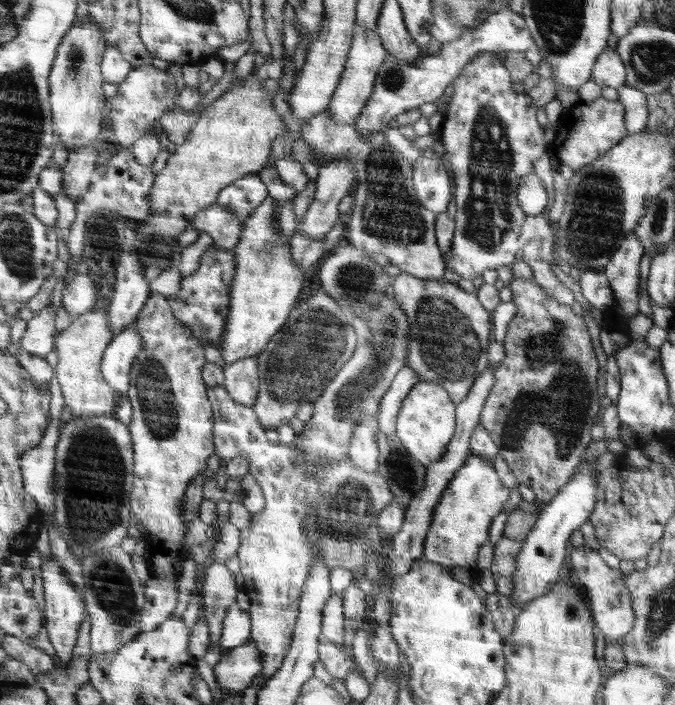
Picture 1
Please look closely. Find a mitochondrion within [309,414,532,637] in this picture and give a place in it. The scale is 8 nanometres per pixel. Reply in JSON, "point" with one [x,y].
{"point":[350,509]}

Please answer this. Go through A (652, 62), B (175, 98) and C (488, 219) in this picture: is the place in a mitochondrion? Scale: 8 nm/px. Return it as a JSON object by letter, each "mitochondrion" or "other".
{"A":"mitochondrion","B":"other","C":"mitochondrion"}

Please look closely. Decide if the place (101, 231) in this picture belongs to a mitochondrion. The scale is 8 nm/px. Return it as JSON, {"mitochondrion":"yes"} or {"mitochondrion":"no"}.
{"mitochondrion":"yes"}

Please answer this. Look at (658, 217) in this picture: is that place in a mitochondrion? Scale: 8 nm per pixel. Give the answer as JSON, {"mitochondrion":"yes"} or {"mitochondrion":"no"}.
{"mitochondrion":"yes"}

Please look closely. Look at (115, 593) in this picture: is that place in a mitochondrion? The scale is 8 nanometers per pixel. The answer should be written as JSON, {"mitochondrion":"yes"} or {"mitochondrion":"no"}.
{"mitochondrion":"yes"}

